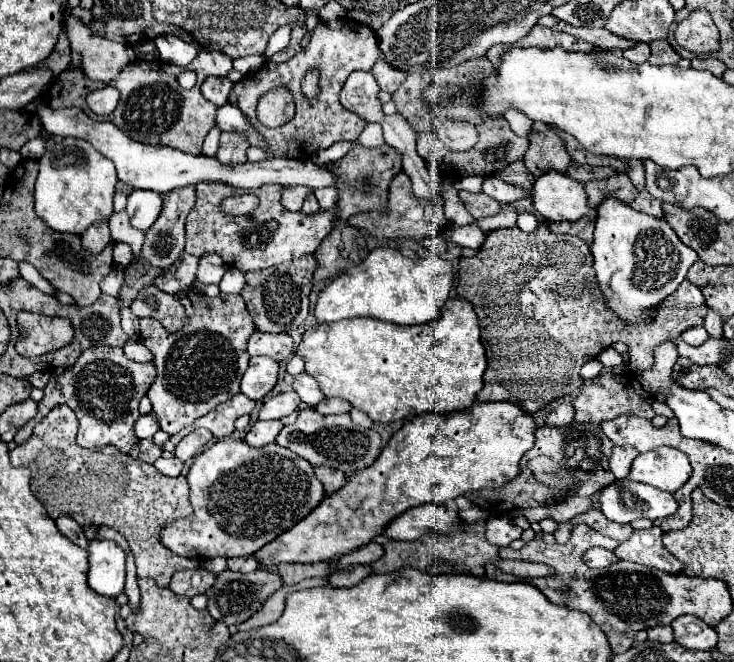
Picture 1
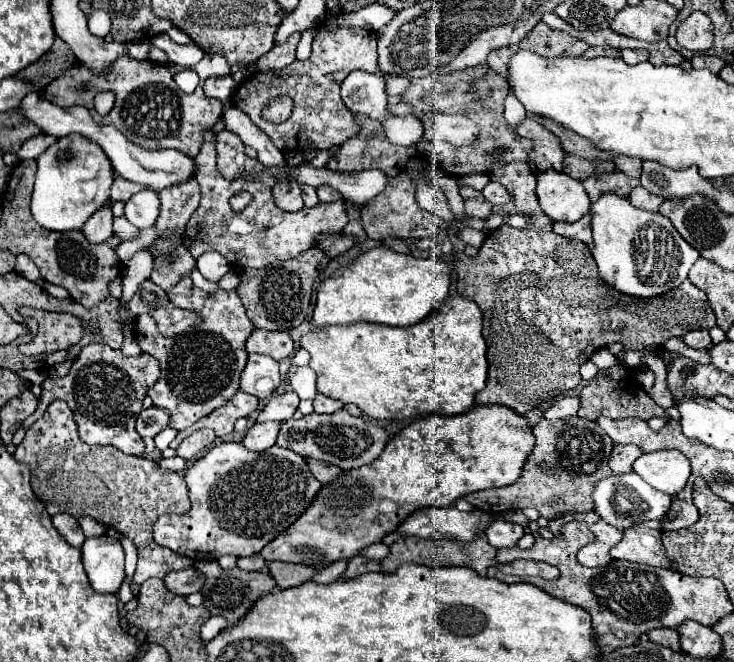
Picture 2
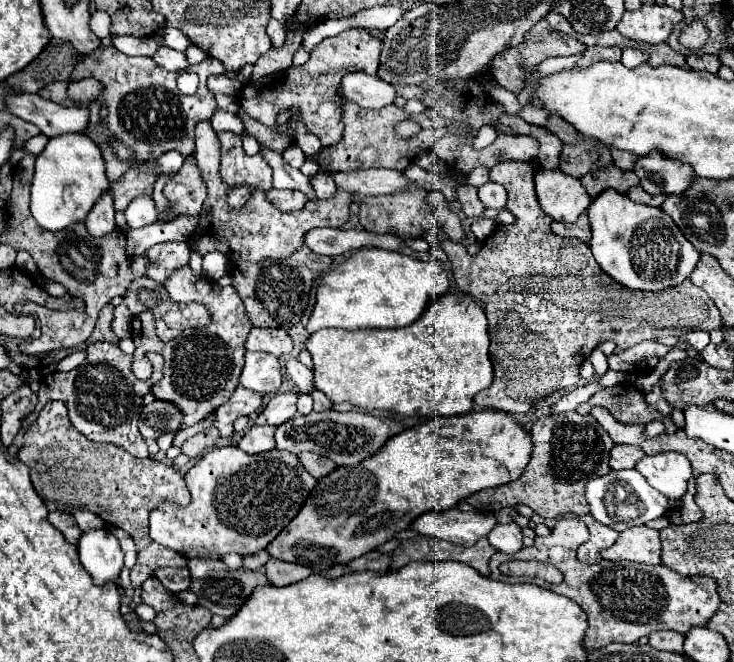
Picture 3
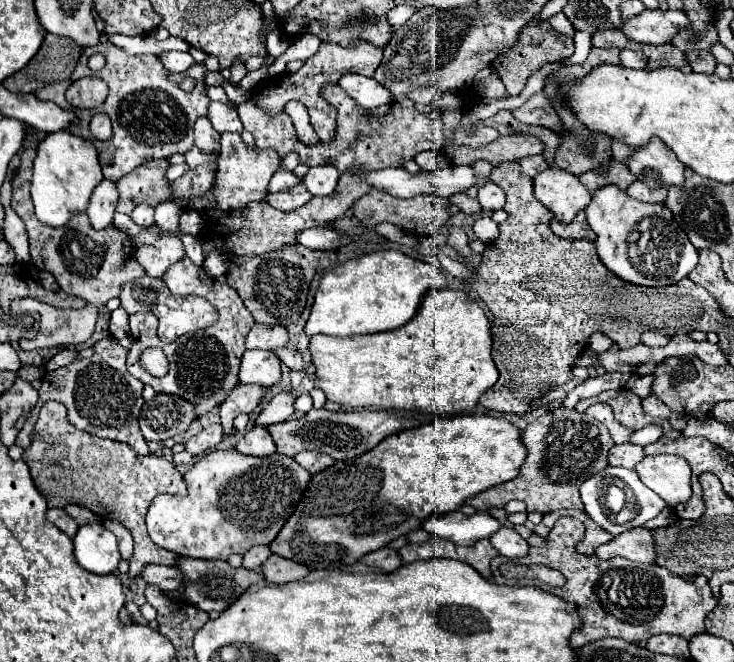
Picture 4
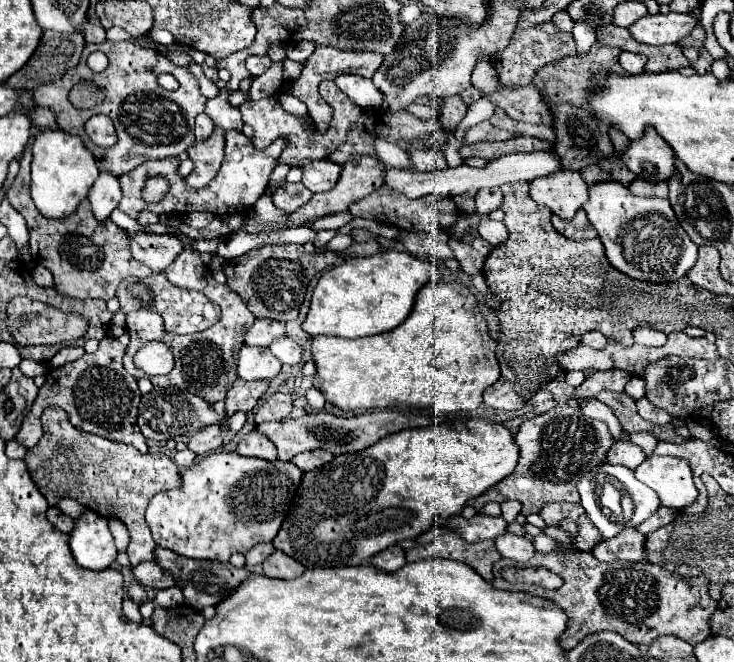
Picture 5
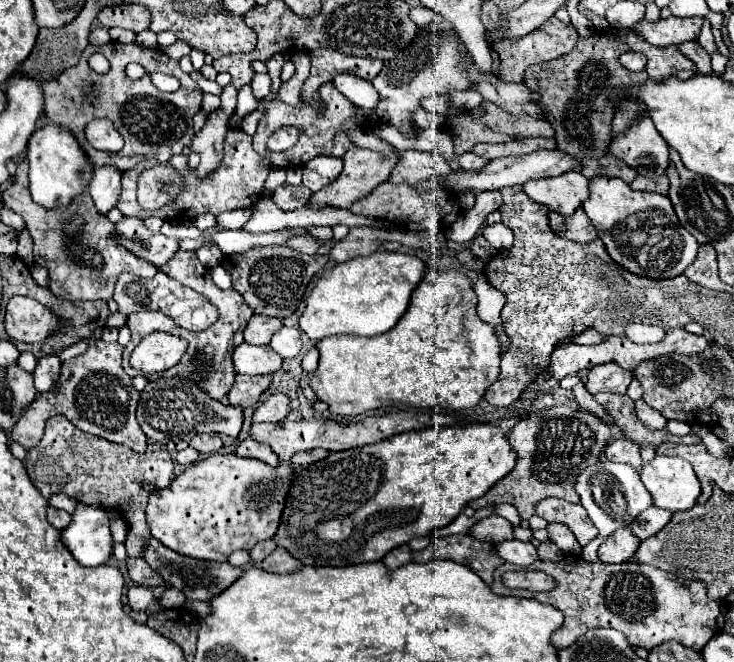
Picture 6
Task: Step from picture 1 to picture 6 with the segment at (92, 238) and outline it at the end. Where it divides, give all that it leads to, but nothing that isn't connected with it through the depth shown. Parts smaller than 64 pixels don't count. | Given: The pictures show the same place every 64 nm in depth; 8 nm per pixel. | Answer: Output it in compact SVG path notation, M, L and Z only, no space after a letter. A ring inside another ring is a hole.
M114 166L94 168L94 178L88 190L100 214L108 214L116 206L120 198L120 176L122 174Z

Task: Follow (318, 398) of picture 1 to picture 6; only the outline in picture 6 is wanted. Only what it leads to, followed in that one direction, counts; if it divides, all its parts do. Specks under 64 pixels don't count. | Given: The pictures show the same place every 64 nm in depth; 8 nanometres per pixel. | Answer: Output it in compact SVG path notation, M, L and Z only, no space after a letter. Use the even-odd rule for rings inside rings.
M282 326L270 342L270 348L282 356L284 360L292 360L296 356L300 356L300 348L302 348L302 340L300 340L300 332L296 328L288 328Z

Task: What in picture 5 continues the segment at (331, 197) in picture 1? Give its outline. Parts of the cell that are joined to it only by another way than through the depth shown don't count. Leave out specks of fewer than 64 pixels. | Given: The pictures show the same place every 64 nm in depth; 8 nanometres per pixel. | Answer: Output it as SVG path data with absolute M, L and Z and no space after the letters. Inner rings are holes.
M330 160L310 162L310 164L304 166L302 184L314 194L316 192L326 192L338 182L340 170L342 170L342 166L338 166L336 162L330 162Z

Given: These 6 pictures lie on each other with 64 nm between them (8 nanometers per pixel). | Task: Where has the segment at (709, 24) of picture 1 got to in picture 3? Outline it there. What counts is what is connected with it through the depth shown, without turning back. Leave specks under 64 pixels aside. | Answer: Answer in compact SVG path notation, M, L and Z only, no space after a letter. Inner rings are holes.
M694 18L690 24L686 24L682 28L678 40L688 50L700 50L700 48L704 48L704 44L708 40L708 28L700 18Z

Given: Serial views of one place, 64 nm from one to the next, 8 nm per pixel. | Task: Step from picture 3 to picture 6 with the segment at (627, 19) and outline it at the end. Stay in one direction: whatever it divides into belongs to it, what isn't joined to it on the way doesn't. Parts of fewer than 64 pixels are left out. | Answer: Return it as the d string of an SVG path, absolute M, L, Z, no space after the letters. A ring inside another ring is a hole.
M670 16L670 18L660 18L658 22L638 22L636 24L636 32L642 36L642 40L646 40L648 44L654 46L678 46L686 40L694 40L700 34L702 28L702 18L678 18L678 16Z

